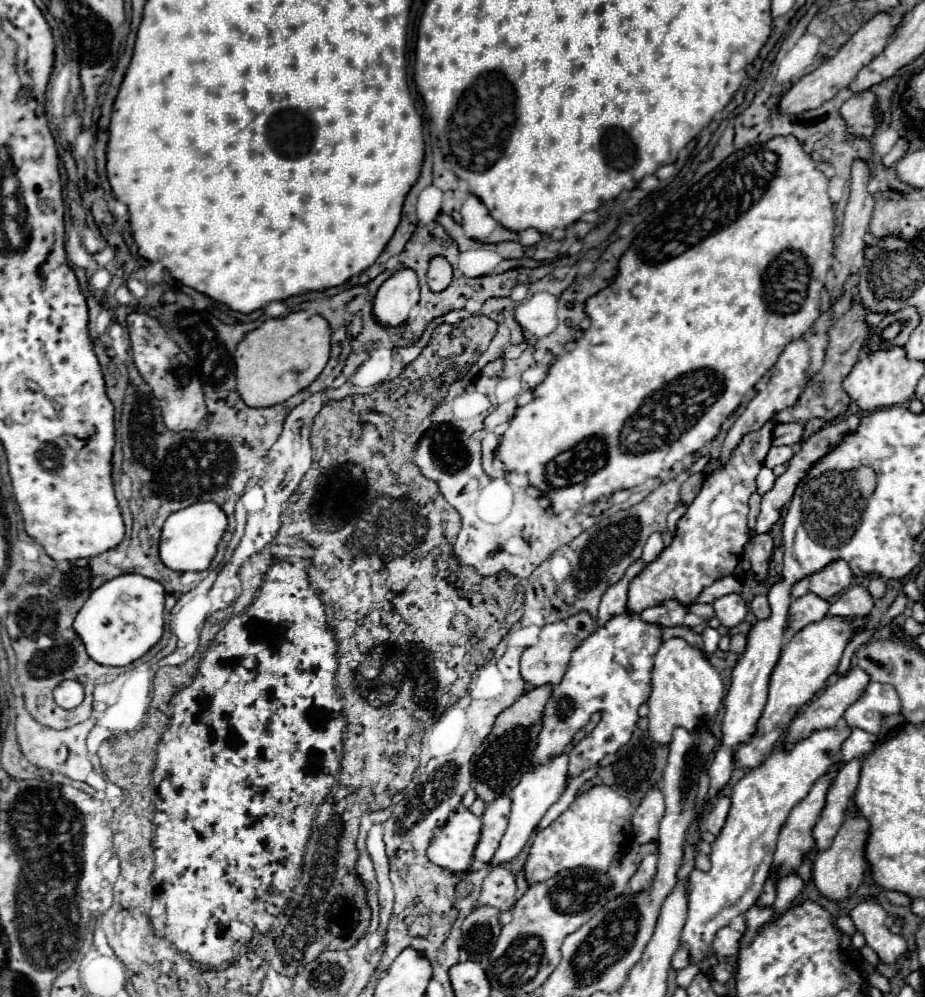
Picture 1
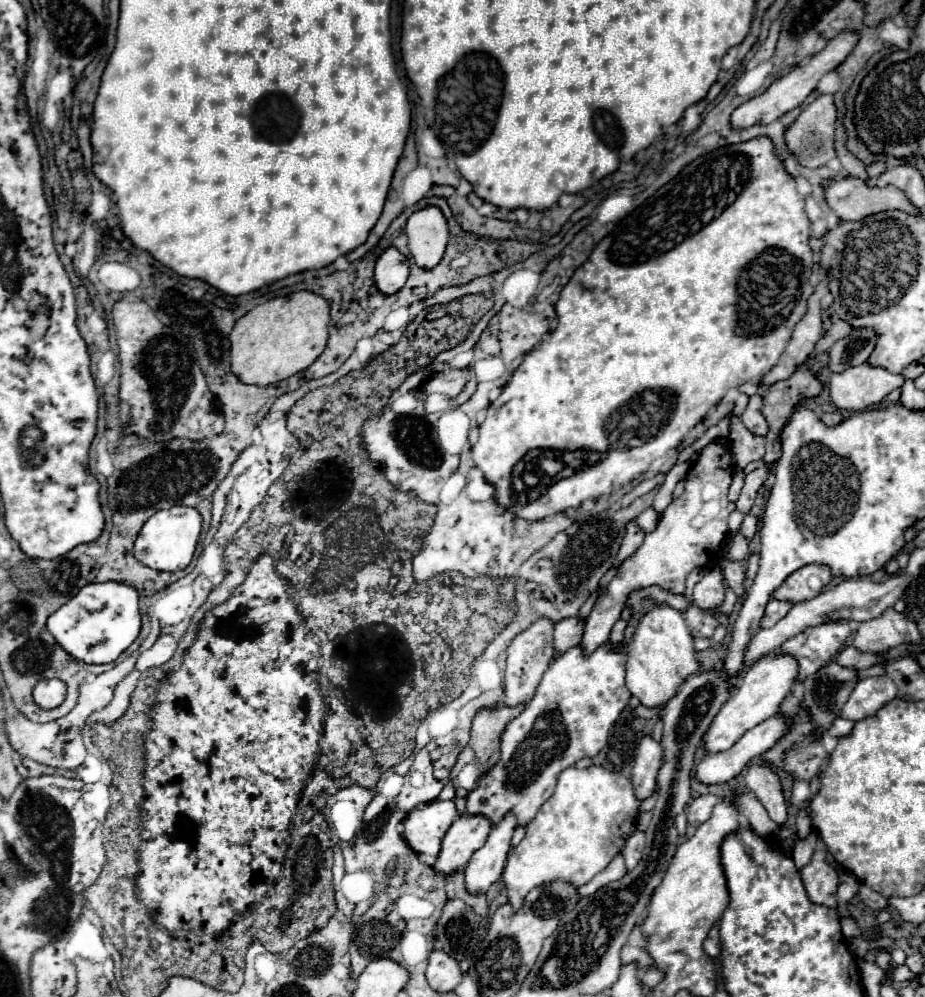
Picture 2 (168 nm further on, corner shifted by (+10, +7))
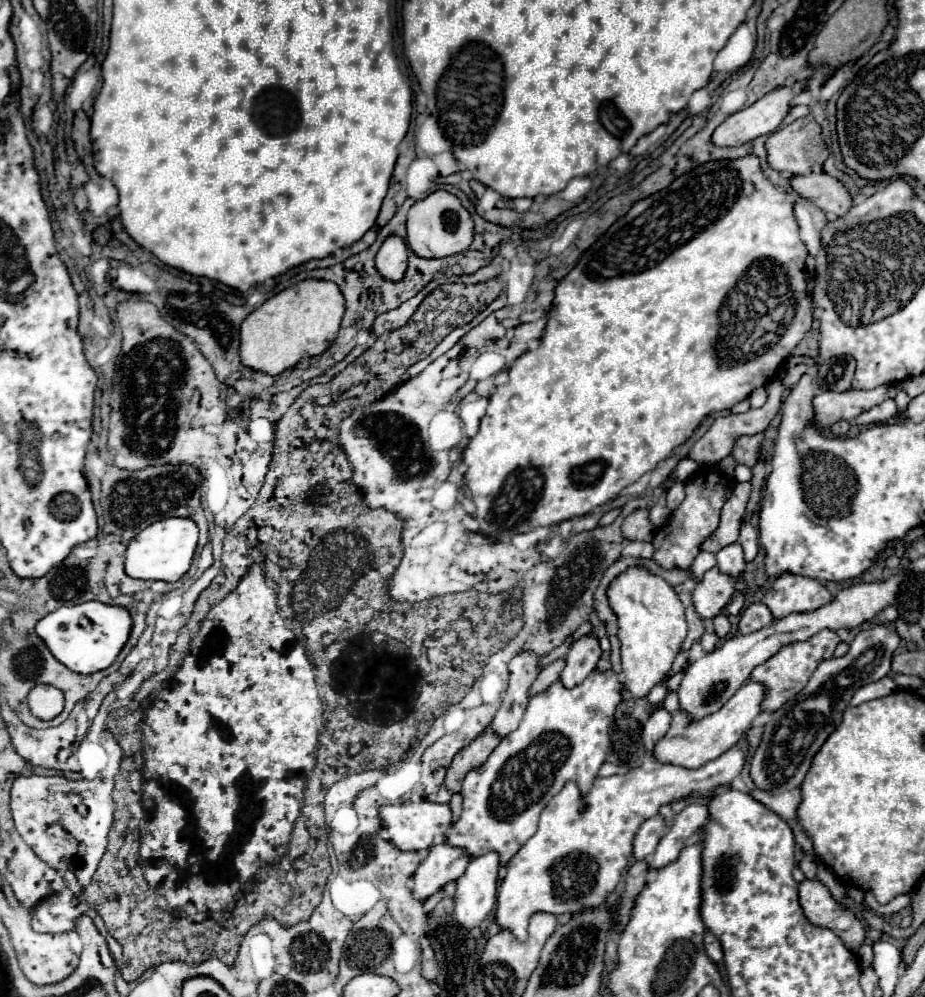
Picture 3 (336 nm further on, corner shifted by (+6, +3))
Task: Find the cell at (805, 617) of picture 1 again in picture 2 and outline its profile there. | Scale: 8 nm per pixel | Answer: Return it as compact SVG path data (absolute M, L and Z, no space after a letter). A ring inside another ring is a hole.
M772 598L766 606L766 616L762 618L762 628L770 628L774 626L780 618L784 618L788 614L788 610L794 606L794 602L790 600L776 600Z

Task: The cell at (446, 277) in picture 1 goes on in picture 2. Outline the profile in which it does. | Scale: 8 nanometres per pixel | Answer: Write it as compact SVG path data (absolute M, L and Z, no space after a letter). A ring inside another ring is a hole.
M434 206L414 212L406 224L406 234L416 266L422 270L436 268L450 238L442 212Z

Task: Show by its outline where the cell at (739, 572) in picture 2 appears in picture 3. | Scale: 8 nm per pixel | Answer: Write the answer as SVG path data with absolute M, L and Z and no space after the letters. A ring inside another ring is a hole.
M732 542L728 546L724 546L718 554L716 554L716 560L718 560L718 568L726 574L730 574L732 578L738 578L738 574L744 572L744 554L742 554L742 546L738 542Z

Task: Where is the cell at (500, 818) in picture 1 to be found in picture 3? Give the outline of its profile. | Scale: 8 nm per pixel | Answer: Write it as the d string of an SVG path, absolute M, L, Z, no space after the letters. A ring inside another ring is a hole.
M442 842L430 848L428 856L418 864L414 872L412 896L416 900L426 900L436 894L444 884L458 880L466 870L470 856L462 852L462 848L450 848L450 844Z

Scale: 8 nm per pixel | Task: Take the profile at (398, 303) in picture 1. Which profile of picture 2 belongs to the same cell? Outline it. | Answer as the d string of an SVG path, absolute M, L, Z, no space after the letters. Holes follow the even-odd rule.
M396 248L384 250L384 254L376 260L376 268L374 268L376 288L386 296L396 294L398 290L404 288L408 280L408 270L410 268L406 256L402 256Z

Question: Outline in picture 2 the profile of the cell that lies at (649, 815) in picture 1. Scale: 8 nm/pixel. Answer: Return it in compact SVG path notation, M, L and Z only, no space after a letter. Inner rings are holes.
M652 736L642 738L636 750L636 760L632 768L632 786L638 800L646 800L648 796L652 796L656 788L656 774L660 768L660 758L662 758L660 744Z

